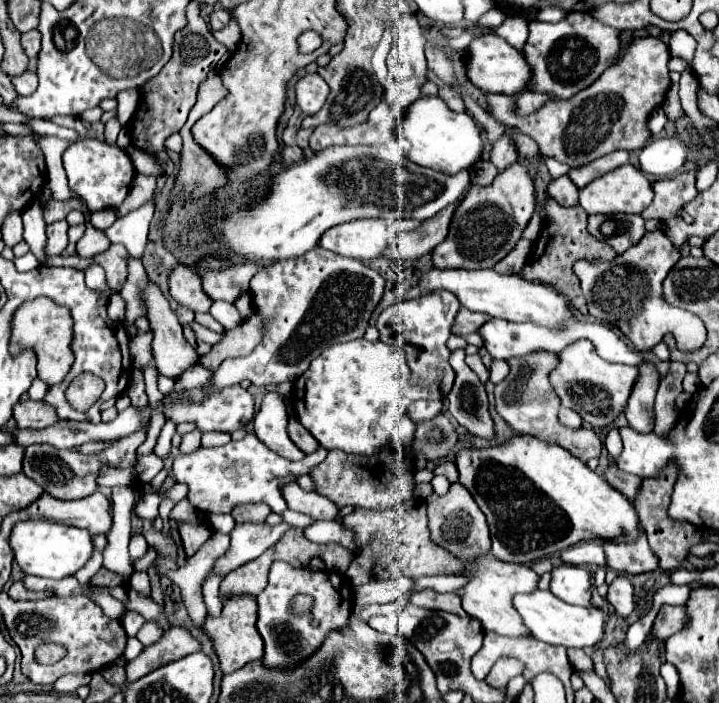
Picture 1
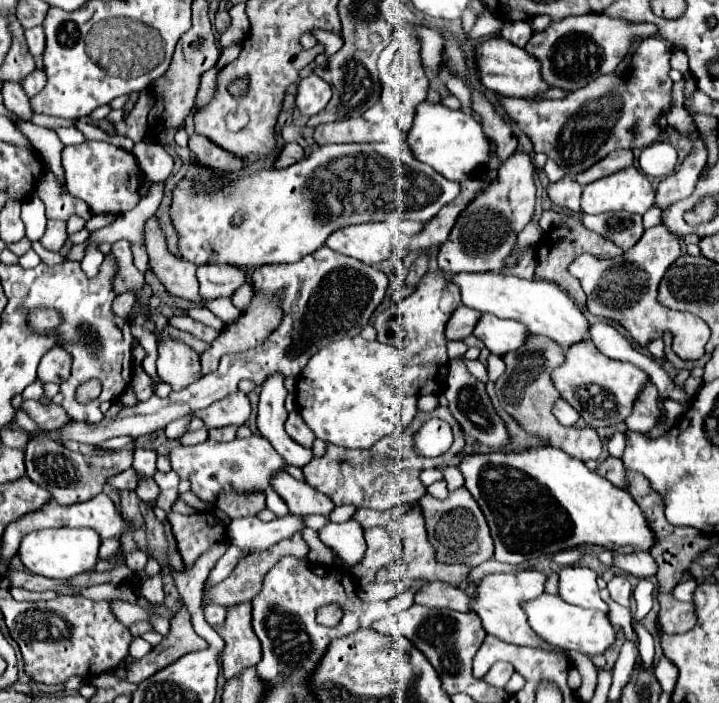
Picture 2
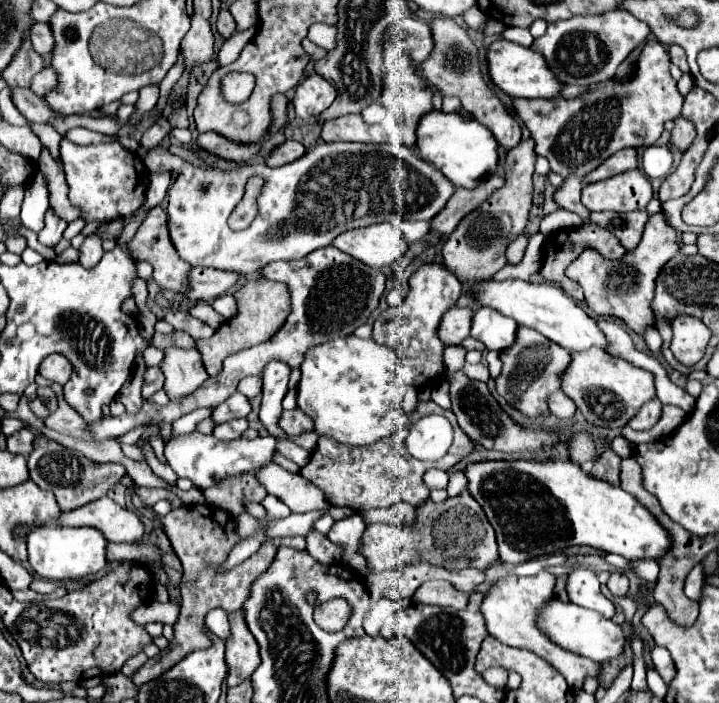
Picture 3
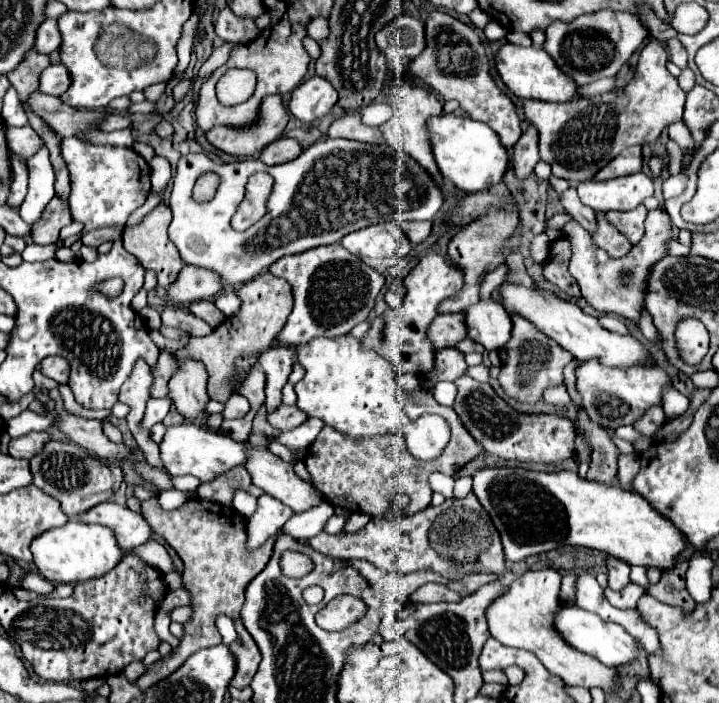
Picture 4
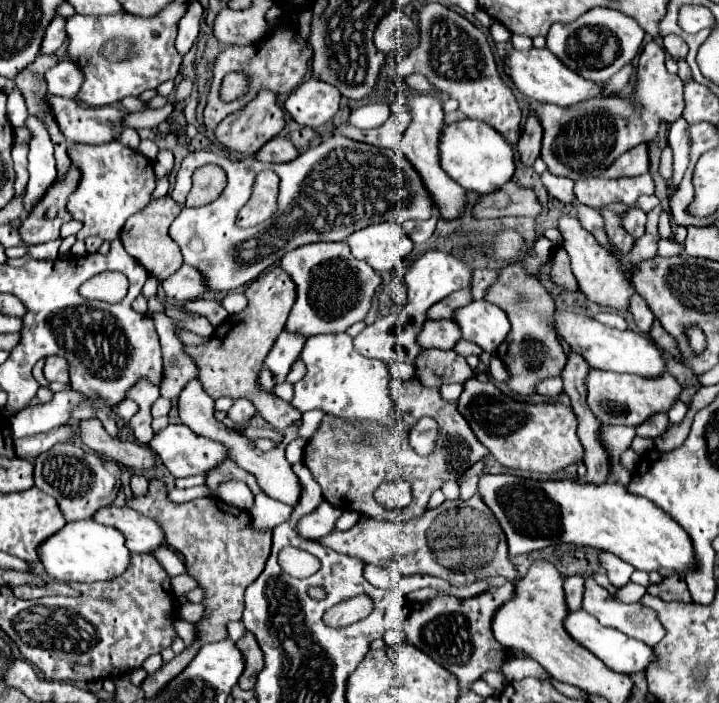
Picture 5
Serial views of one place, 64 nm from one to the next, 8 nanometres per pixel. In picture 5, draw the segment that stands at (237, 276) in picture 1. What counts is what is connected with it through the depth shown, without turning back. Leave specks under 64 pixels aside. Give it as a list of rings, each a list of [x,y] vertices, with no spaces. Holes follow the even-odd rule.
[[[182,264],[182,268],[162,282],[166,296],[174,302],[188,302],[192,298],[200,298],[206,294],[206,286],[202,284],[202,276],[198,276],[196,268],[190,264]]]

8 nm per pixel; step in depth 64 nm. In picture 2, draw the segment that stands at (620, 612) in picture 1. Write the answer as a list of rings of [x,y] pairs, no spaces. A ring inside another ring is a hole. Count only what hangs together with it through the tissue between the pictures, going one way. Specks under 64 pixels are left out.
[[[614,576],[612,582],[608,582],[608,590],[614,602],[618,602],[620,606],[630,608],[630,596],[632,596],[632,586],[624,576]]]

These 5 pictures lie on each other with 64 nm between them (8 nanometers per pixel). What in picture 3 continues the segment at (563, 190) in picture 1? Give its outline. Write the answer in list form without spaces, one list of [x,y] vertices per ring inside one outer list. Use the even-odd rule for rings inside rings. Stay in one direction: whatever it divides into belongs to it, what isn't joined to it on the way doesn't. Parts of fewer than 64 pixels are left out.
[[[568,176],[560,188],[556,188],[554,192],[554,202],[564,208],[564,210],[570,210],[570,212],[576,212],[578,216],[586,218],[588,216],[588,210],[582,206],[580,202],[580,190],[582,190],[582,184],[578,178],[574,176]]]

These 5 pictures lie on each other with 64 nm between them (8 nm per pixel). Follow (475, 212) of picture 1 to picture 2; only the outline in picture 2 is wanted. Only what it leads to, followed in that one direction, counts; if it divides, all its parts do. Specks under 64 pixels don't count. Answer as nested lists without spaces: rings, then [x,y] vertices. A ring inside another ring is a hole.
[[[516,152],[498,170],[498,180],[482,188],[476,198],[458,216],[448,240],[440,246],[438,266],[444,274],[456,272],[498,272],[504,258],[512,252],[518,232],[532,220],[534,214],[534,166],[528,154]]]

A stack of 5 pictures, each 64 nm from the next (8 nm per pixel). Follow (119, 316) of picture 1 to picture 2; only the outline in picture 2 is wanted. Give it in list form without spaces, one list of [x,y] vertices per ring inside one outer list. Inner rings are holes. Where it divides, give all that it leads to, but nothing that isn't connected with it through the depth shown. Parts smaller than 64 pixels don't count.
[[[124,292],[124,294],[118,294],[114,304],[112,304],[112,312],[116,316],[128,316],[130,314],[130,308],[132,308],[132,302],[134,302],[134,296],[130,292]]]

